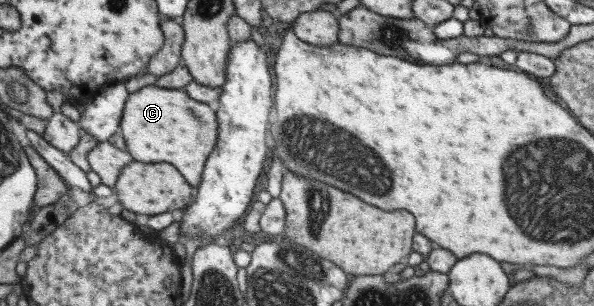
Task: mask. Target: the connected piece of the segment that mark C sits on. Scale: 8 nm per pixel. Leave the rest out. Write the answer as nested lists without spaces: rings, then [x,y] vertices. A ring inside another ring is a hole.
[[[146,85],[128,94],[119,129],[125,150],[134,161],[142,163],[170,163],[194,189],[200,181],[204,162],[217,140],[215,113],[205,104],[190,99],[183,89],[164,89]]]

